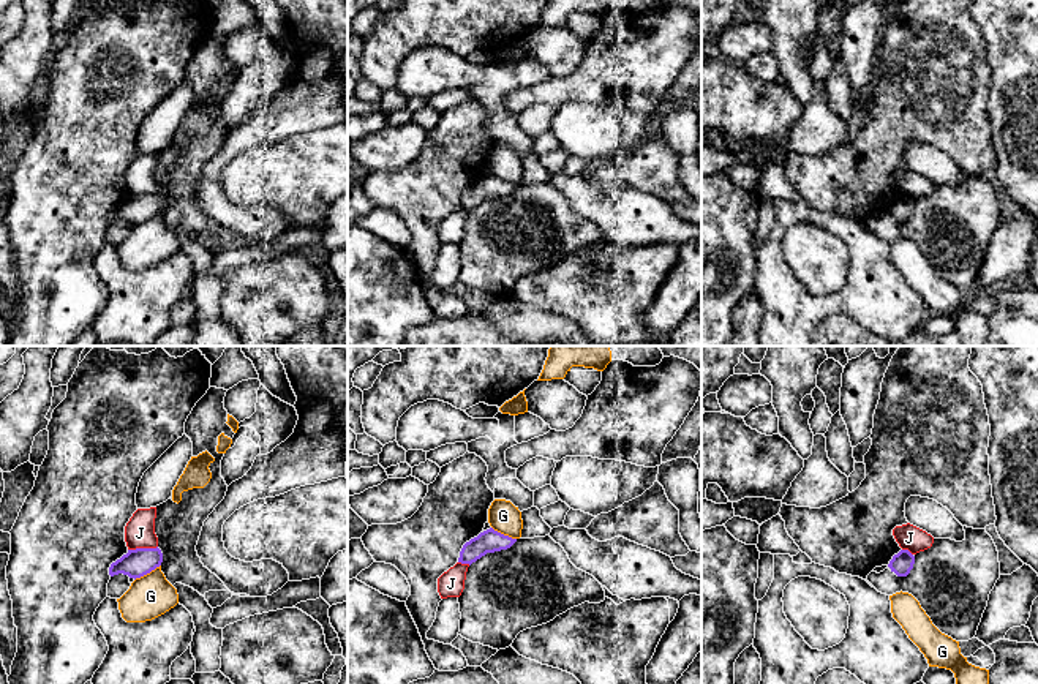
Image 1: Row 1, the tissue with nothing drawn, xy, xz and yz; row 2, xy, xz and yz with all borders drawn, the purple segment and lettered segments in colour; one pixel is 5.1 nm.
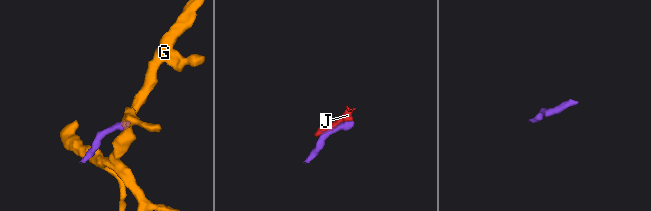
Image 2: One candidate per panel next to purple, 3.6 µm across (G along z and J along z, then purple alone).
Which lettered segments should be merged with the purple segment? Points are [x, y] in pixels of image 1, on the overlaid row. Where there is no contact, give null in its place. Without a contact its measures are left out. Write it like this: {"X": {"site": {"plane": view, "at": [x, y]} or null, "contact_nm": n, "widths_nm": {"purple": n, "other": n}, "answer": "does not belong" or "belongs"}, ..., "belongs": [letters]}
{"G": {"site": {"plane": "xy", "at": [147, 572]}, "contact_nm": 160, "widths_nm": {"purple": 140, "other": 220}, "answer": "does not belong"}, "J": {"site": {"plane": "xy", "at": [142, 548]}, "contact_nm": 150, "widths_nm": {"purple": 140, "other": 160}, "answer": "does not belong"}, "belongs": []}

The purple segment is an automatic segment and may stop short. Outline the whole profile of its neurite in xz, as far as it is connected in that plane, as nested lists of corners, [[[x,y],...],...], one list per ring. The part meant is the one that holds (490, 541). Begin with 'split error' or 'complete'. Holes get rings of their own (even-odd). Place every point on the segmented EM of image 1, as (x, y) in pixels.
complete; [[[490,528],[463,545],[458,562],[471,566],[472,562],[480,559],[487,553],[507,550],[515,542],[517,542],[517,539],[504,536],[504,534],[495,531],[493,528]]]

